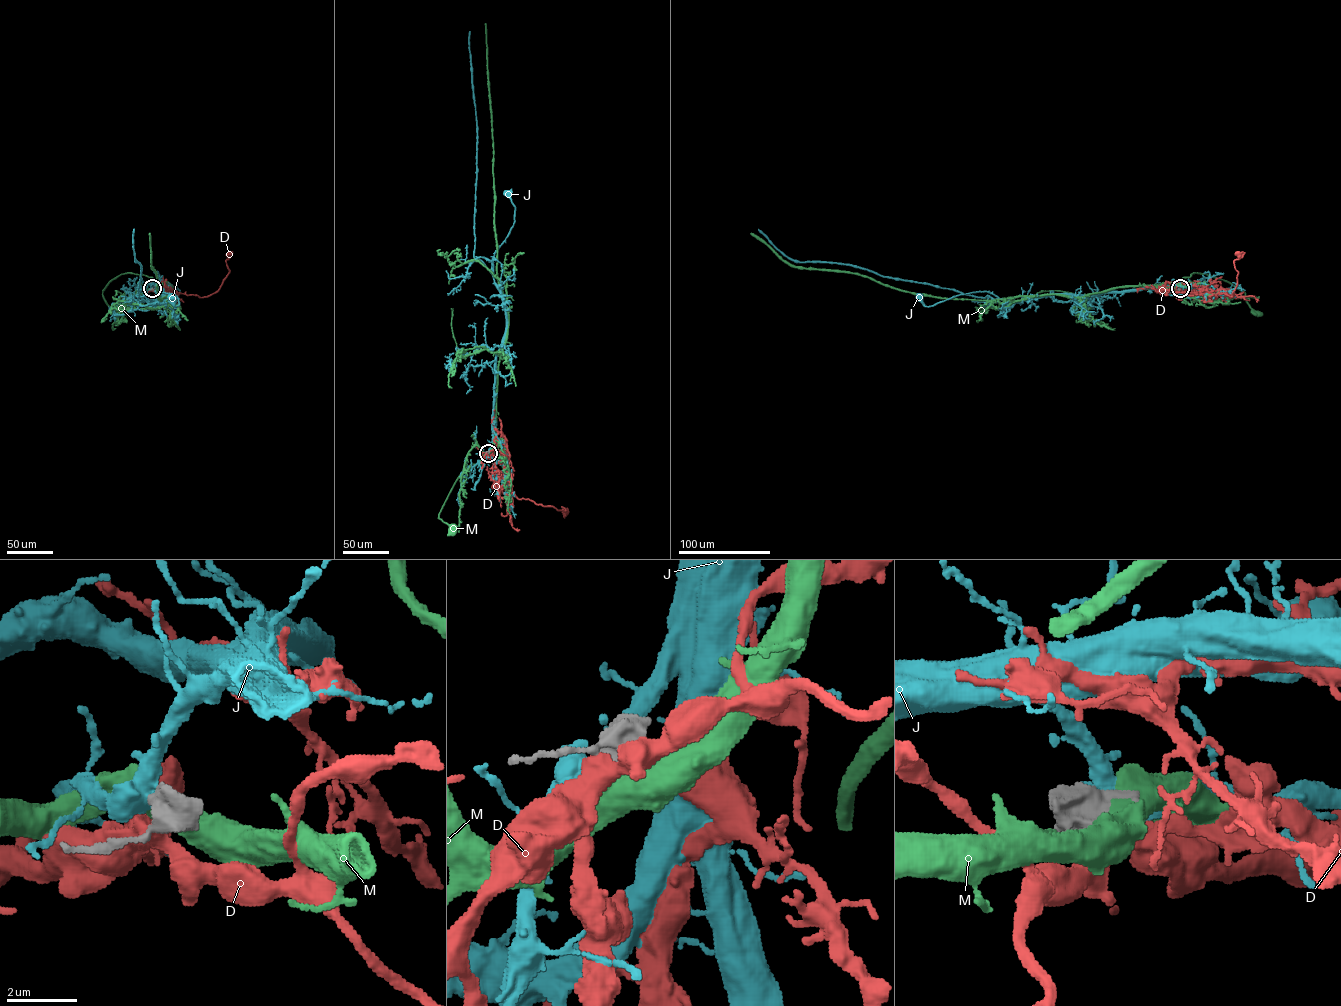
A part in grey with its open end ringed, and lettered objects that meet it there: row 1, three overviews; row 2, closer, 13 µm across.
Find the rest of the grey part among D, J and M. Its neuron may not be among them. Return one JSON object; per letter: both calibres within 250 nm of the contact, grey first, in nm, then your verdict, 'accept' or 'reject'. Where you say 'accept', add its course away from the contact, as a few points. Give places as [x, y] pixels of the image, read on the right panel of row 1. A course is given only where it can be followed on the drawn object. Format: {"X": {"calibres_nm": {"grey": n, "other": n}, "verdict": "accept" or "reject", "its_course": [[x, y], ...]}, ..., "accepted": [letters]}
{"D": {"calibres_nm": {"grey": 280, "other": 440}, "verdict": "reject"}, "J": {"calibres_nm": {"grey": 500, "other": 440}, "verdict": "reject"}, "M": {"calibres_nm": {"grey": 600, "other": 550}, "verdict": "reject"}, "accepted": []}

